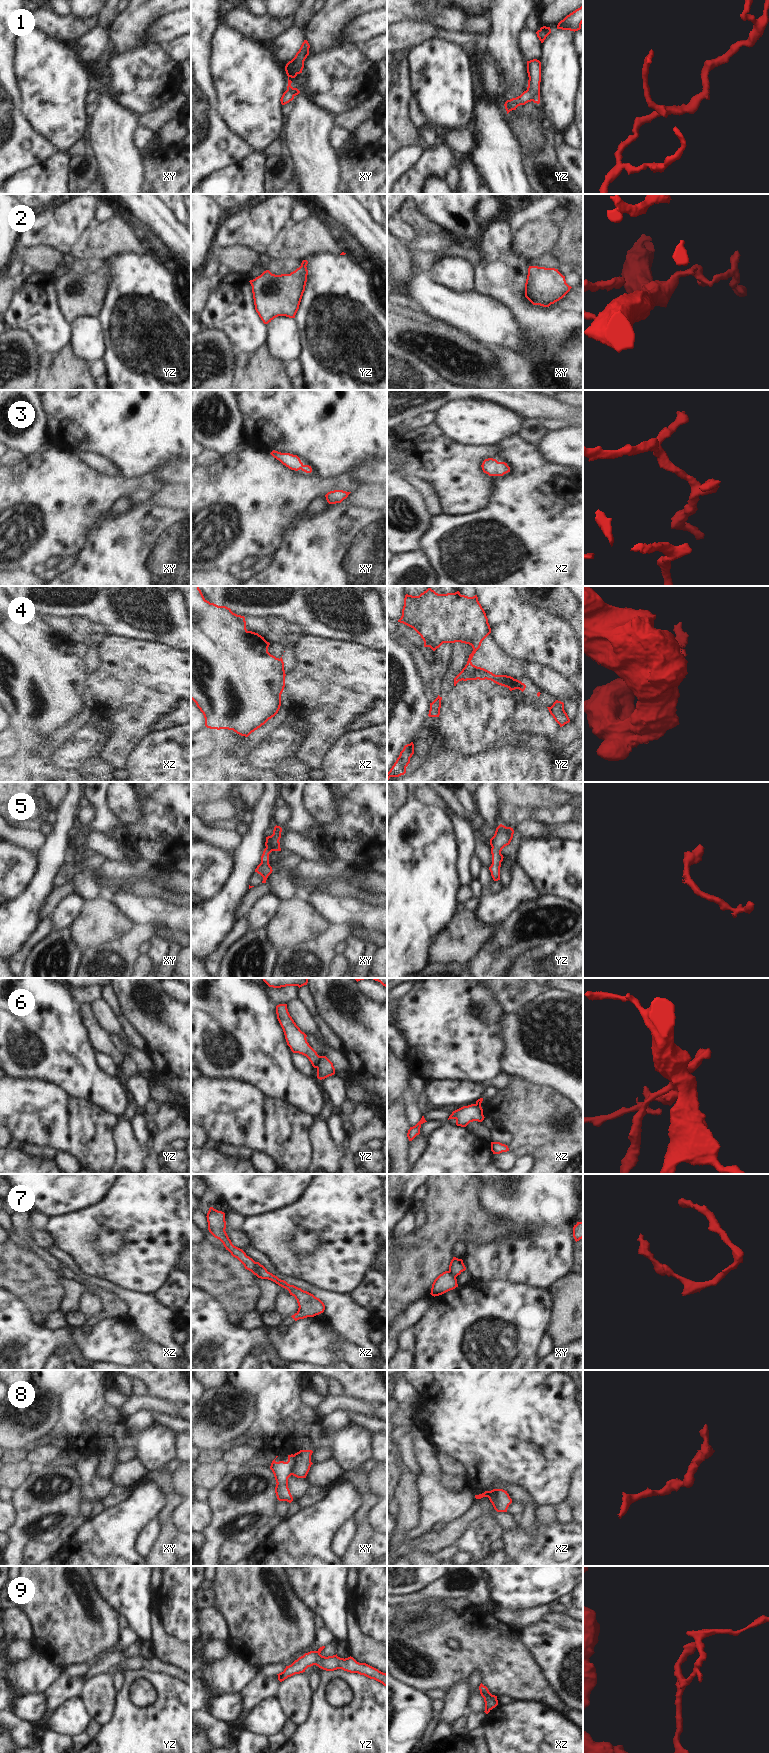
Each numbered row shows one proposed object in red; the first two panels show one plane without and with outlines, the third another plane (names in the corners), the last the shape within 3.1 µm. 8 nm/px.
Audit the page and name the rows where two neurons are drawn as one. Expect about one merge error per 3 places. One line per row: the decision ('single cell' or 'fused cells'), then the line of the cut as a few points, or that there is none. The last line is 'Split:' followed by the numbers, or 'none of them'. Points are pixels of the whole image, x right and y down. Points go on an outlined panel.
1: single cell | no cut
2: single cell | no cut
3: single cell | no cut
4: fused cells | yz (468, 663), (469, 668), (462, 673), (462, 679)
5: single cell | no cut
6: fused cells | yz (321, 1056), (316, 1067)
7: fused cells | xz (255, 1262), (255, 1271), (253, 1273)
8: fused cells | xy (294, 1455), (294, 1466), (291, 1474)
9: fused cells | xz (480, 1692), (485, 1692), (488, 1695)
Split: 4, 6, 7, 8, 9

